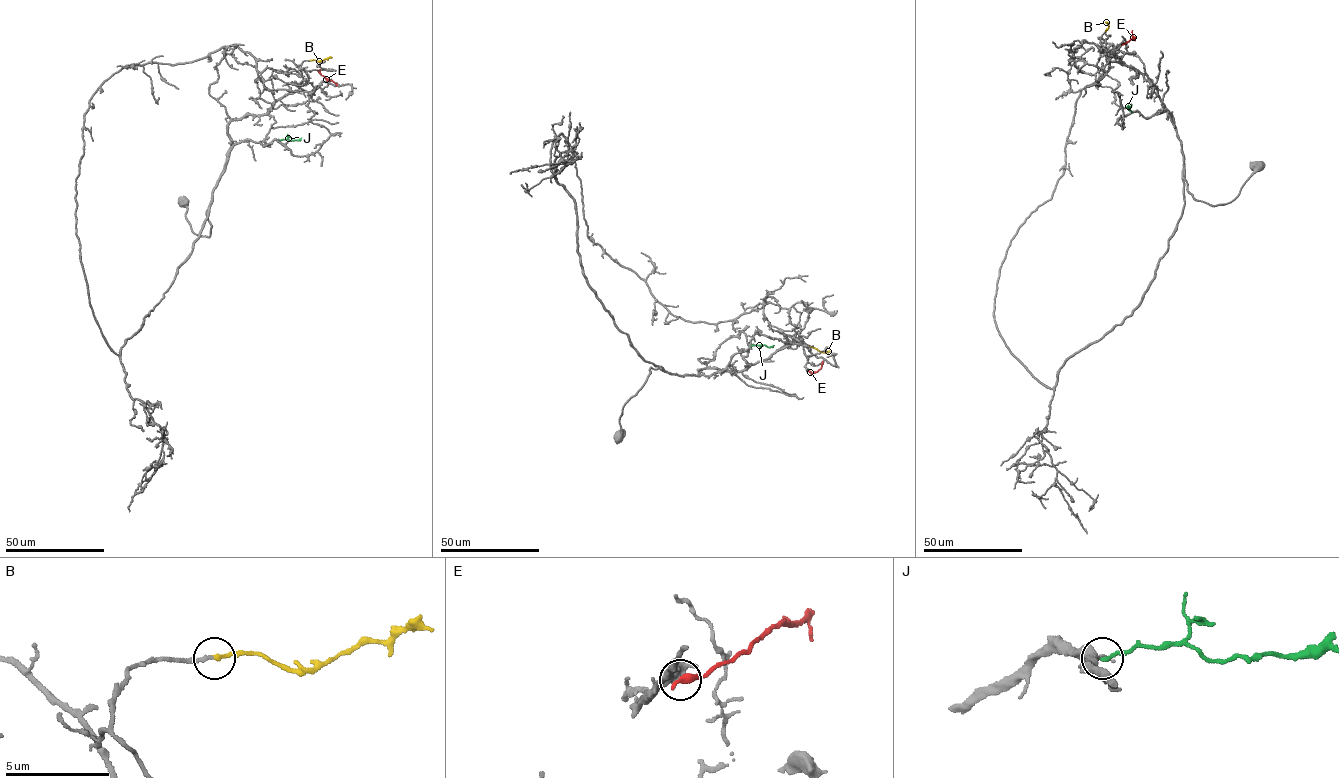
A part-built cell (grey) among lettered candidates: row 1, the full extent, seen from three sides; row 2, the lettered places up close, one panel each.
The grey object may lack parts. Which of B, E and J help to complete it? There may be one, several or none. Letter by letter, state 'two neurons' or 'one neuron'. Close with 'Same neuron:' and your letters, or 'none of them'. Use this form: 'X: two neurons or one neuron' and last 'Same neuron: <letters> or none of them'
B: one neuron
E: two neurons
J: one neuron
Same neuron: B, J

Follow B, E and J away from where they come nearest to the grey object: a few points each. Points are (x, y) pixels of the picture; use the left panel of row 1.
B: (311, 60), (332, 58)
E: (337, 84), (316, 70)
J: (279, 140), (303, 139)

